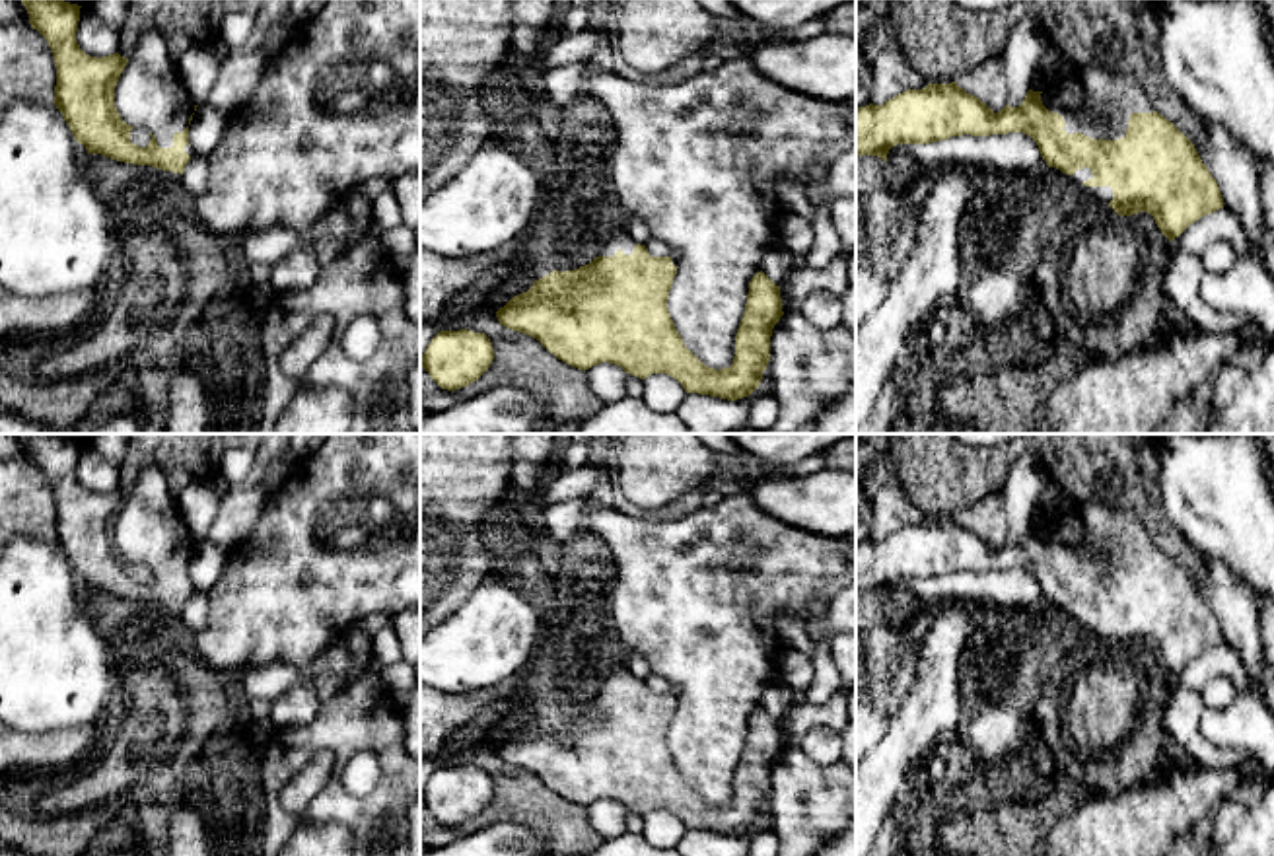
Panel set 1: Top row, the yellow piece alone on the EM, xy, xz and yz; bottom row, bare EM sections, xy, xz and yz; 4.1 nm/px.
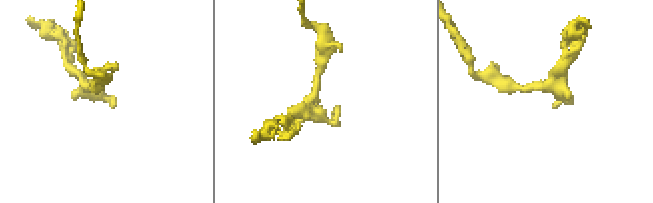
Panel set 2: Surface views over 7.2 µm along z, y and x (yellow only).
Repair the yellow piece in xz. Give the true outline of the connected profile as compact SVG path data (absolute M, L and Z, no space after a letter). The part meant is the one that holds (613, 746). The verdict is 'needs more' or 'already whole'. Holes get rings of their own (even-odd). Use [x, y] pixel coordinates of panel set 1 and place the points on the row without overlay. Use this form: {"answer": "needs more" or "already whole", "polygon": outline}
{"answer": "needs more", "polygon": "M622 665L589 700L535 716L496 753L584 807L609 798L640 815L667 809L687 829L727 837L749 833L761 821L772 765L784 751L780 722L762 706L751 714L733 800L714 805L685 782L669 751L675 710L675 693L652 693Z"}

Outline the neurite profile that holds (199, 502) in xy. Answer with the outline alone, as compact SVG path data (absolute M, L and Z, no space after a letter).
M200 479L175 492L177 508L195 541L208 539L220 510L220 490L214 479Z

